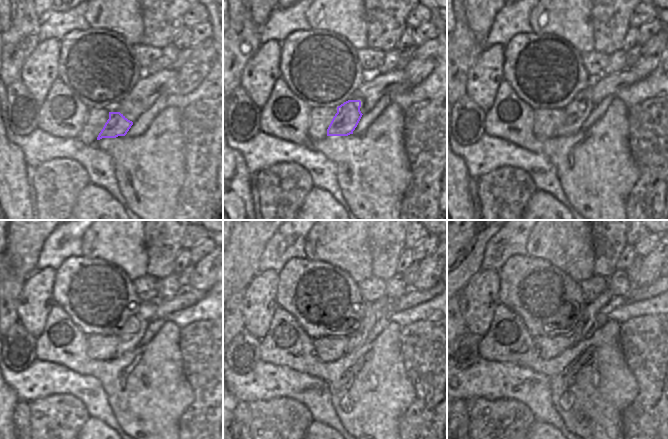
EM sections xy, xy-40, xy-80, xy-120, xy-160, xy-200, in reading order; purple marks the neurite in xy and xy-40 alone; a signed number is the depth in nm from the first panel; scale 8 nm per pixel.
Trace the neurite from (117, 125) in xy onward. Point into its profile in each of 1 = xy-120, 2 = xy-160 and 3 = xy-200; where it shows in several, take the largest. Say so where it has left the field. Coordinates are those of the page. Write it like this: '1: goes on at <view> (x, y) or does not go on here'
1: goes on at xy-120 (129, 336)
2: goes on at xy-160 (357, 335)
3: goes on at xy-200 (593, 308)

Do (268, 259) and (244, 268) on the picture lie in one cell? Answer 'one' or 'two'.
two

